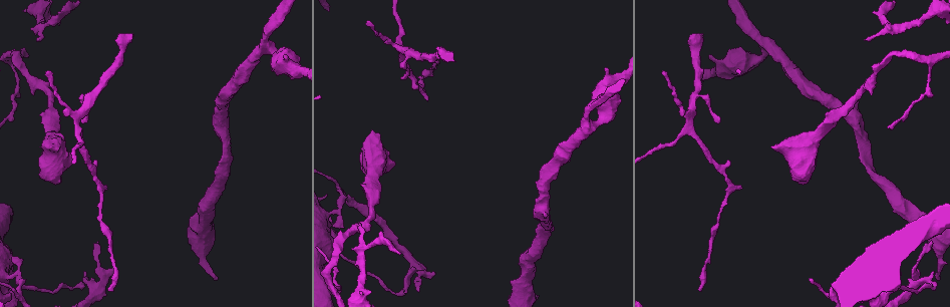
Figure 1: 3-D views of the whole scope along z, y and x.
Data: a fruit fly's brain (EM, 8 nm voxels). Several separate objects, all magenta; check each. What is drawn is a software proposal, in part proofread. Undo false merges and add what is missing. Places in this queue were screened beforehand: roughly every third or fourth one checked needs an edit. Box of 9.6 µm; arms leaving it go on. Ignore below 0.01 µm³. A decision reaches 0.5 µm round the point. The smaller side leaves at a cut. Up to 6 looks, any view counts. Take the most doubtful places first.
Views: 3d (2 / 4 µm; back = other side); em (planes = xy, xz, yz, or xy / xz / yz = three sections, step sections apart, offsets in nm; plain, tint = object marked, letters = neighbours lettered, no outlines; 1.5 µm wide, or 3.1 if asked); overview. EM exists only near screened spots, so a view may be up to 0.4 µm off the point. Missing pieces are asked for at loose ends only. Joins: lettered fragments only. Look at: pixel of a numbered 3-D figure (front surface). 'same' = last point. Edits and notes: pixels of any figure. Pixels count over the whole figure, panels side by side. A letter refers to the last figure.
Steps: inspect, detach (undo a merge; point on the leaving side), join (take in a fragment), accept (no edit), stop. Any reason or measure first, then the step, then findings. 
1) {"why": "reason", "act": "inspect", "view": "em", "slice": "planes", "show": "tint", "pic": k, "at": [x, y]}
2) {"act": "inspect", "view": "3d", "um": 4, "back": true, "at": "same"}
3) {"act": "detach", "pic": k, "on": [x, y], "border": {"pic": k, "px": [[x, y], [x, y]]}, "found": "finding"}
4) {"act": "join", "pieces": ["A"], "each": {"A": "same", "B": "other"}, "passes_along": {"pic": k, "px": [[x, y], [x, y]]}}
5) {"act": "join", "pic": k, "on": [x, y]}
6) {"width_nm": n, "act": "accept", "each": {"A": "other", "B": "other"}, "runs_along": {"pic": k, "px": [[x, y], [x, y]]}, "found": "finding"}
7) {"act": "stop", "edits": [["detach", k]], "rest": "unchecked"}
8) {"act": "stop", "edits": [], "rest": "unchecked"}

{"why": "branch point", "act": "inspect", "view": "3d", "um": 2, "pic": 1, "at": [930, 62]}

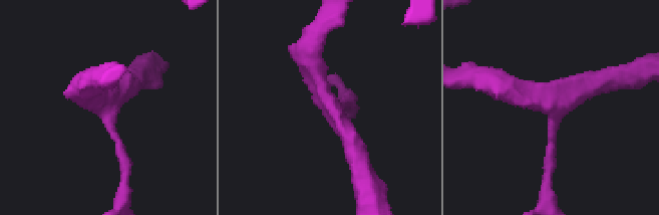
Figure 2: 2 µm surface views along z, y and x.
{"arms": 3, "act": "inspect", "view": "em", "slice": "xz", "step": 4, "show": "tint", "pic": 2, "at": [106, 106]}

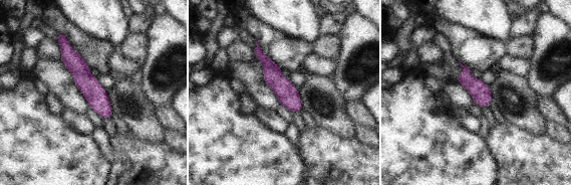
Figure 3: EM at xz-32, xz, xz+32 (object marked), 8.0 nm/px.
{"act": "inspect", "view": "em", "slice": "planes", "show": "letters", "at": "same"}

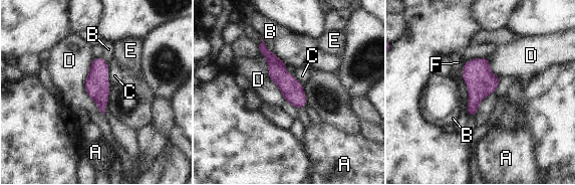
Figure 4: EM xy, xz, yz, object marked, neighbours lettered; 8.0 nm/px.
{"longest_contact_nm": ["D", 460], "act": "accept", "each": {"A": "other", "B": "other", "C": "other", "D": "other", "E": "other", "F": "other"}, "border": {"pic": 4, "px": [[92, 59], [84, 89], [103, 115]]}, "found": "one neuron here"}

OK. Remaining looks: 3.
{"why": "branch point", "act": "inspect", "view": "3d", "um": 2, "pic": 1, "at": [409, 52]}

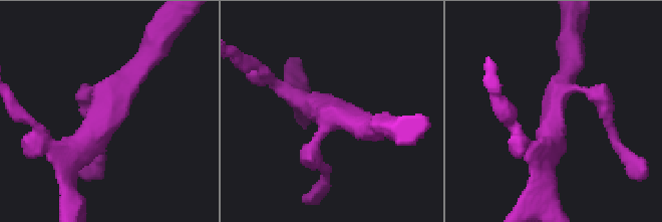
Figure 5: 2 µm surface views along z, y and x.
{"act": "inspect", "view": "em", "slice": "planes", "show": "plain", "pic": 5, "at": [113, 90]}

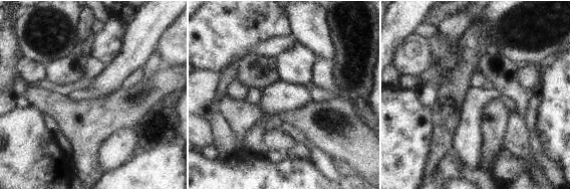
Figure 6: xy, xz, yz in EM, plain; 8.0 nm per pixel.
{"act": "inspect", "view": "em", "slice": "planes", "show": "letters", "at": "same"}

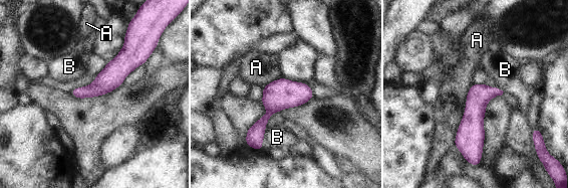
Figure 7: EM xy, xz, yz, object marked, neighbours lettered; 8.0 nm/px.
{"width_nm": 160, "longest_contact_nm": ["A", 550], "act": "accept", "each": {"A": "other", "B": "other"}, "found": "one neuron here"}

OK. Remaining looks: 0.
{"act": "stop", "edits": [], "rest": "unchecked"}

